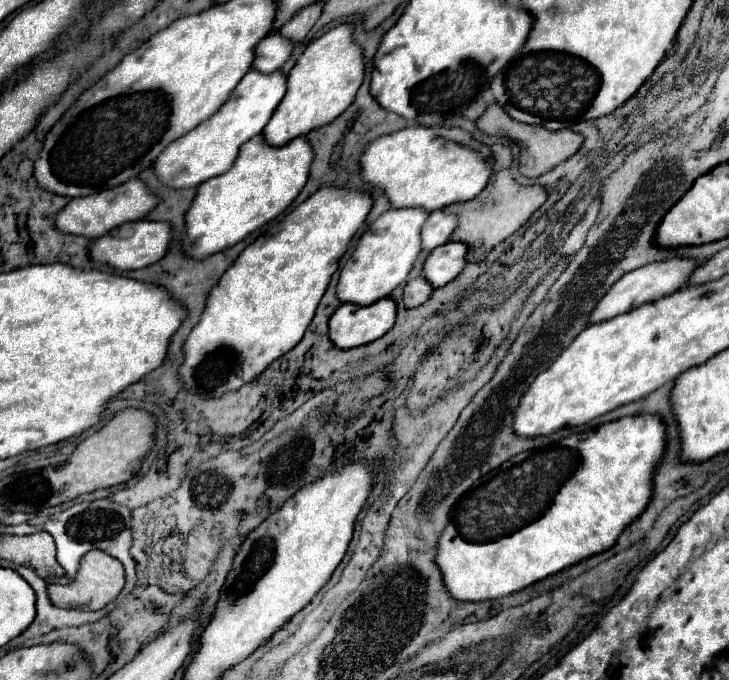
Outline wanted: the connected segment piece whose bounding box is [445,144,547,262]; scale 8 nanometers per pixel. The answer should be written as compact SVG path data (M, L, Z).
M495 144L493 158L495 158L495 172L493 172L487 188L469 202L451 204L445 208L445 212L455 212L459 216L459 226L451 240L471 244L471 250L469 250L471 262L483 262L483 258L489 250L493 250L497 244L501 244L511 234L515 234L547 200L547 190L543 186L521 186L515 182L515 178L511 176L511 170L509 170L509 166L513 162L509 146Z

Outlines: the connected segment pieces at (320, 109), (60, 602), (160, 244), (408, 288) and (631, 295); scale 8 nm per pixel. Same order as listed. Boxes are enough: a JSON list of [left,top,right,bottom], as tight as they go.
[[263,24,363,146],[49,550,125,610],[89,220,171,270],[403,278,433,308],[593,258,701,322]]

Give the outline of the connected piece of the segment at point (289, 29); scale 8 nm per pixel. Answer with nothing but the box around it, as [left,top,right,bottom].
[279,2,325,42]

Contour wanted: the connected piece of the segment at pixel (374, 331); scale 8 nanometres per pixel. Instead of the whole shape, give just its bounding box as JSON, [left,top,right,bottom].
[329,298,397,350]

